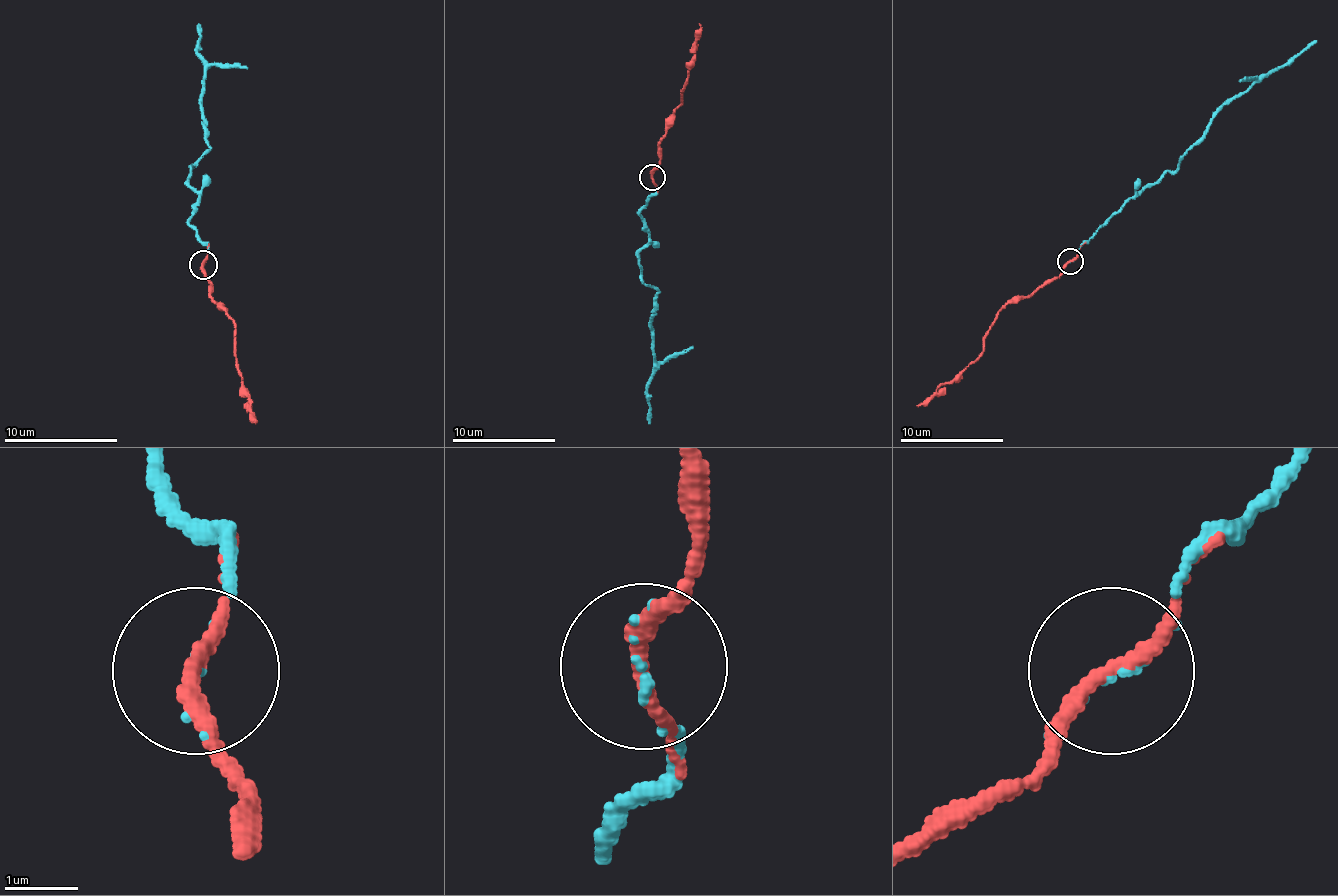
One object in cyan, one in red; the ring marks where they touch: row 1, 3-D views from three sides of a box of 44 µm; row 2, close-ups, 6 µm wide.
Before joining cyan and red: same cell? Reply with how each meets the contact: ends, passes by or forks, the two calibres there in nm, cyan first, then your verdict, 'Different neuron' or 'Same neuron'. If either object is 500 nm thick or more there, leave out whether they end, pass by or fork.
At the ring cyan ends. At the ring red passes by. Thickness 70 nm (cyan) against 200 nm. Same neuron

